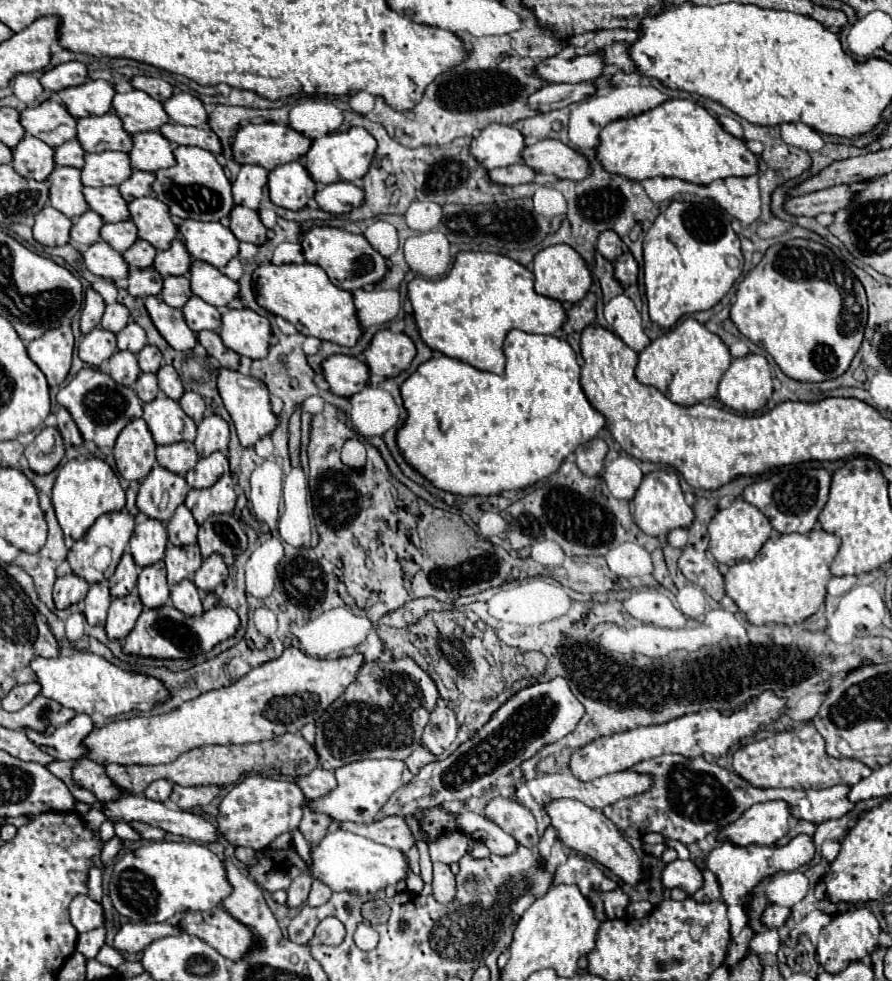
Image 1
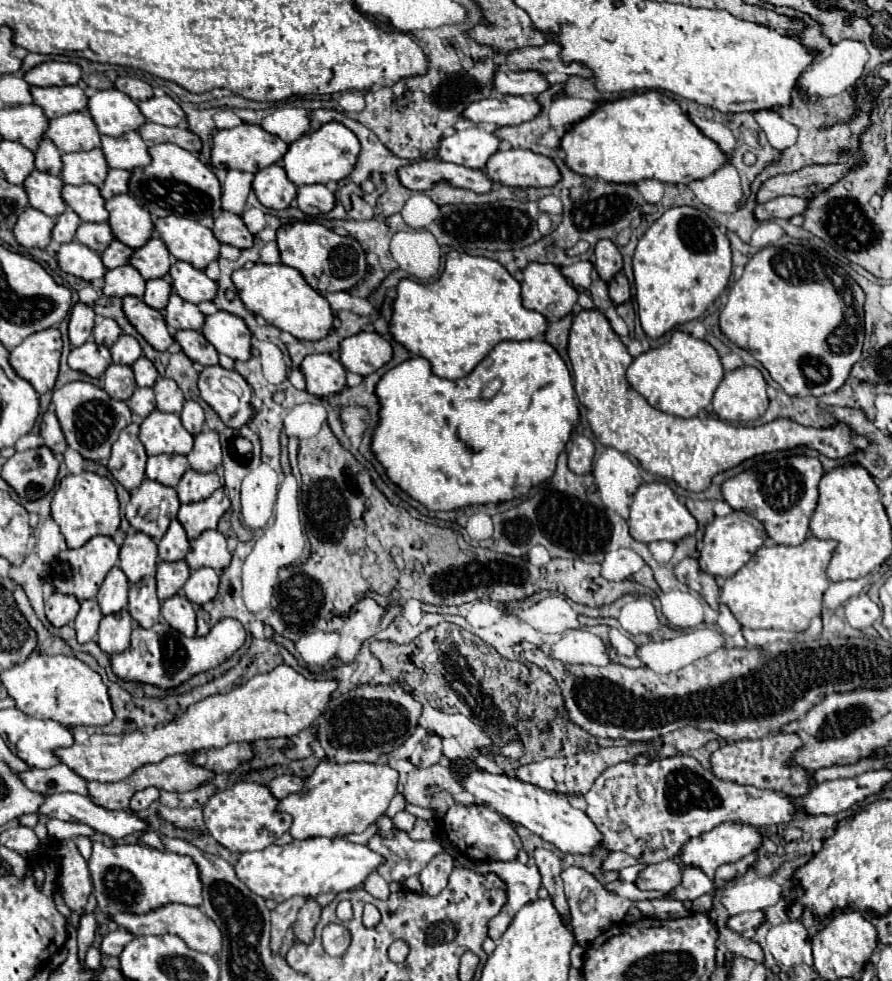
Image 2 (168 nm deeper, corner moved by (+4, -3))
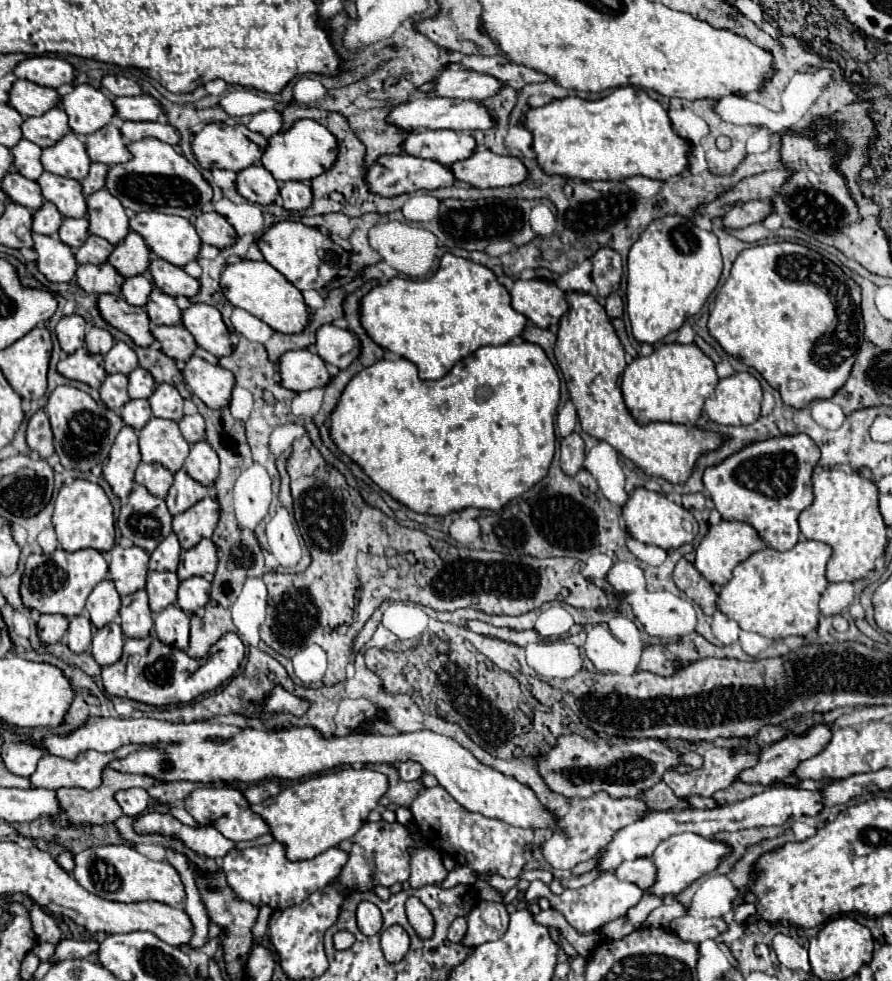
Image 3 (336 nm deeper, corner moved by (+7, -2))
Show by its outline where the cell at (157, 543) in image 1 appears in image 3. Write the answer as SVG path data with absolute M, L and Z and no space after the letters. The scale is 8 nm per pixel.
M114 545L110 551L110 575L120 595L144 589L150 553L142 547Z

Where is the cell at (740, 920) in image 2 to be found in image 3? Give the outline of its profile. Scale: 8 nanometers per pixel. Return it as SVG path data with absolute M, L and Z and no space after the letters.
M684 915L684 917L674 919L670 923L670 929L680 939L702 943L704 939L716 939L720 933L724 933L728 929L728 923L724 919L702 919L702 917Z

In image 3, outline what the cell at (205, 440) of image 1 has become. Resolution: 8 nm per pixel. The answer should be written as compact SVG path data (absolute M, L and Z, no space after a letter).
M196 441L184 461L186 473L202 485L212 485L218 477L218 455L208 441Z

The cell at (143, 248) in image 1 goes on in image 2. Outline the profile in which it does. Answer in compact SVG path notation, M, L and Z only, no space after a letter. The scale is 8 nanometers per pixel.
M113 240L109 244L109 248L105 248L105 252L101 254L101 260L105 264L105 268L117 268L117 266L125 266L129 262L129 256L131 256L131 248L121 244L119 240Z

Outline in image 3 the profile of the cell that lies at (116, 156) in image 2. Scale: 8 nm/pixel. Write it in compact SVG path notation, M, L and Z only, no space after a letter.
M112 123L88 135L86 149L92 161L106 163L106 165L128 163L132 159L132 153L128 151L128 141L124 139L122 131Z

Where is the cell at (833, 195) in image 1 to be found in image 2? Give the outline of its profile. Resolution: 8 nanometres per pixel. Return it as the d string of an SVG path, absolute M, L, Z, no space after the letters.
M779 196L765 204L757 204L753 216L759 222L773 220L773 218L791 218L795 214L803 214L807 208L807 200L799 196Z

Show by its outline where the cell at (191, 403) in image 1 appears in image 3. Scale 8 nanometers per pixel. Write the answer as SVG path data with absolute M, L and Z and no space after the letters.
M200 413L184 415L178 425L180 425L180 431L188 443L196 443L196 441L204 439L204 419Z

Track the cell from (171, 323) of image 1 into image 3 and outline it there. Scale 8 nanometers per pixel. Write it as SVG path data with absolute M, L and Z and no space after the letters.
M100 295L98 309L102 317L122 333L130 335L132 341L140 347L150 347L156 339L150 329L150 319L142 307L126 303L122 295Z

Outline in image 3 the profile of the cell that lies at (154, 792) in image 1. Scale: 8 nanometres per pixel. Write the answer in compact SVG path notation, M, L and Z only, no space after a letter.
M124 789L118 791L116 801L126 815L140 815L150 805L150 795L146 789Z

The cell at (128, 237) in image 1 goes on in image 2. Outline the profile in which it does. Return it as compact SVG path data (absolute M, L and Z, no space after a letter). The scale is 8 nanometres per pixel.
M87 222L87 224L81 224L77 228L75 238L77 238L77 242L85 244L93 252L101 254L109 246L109 242L113 240L113 234L111 234L111 228L107 222L99 222L99 224Z

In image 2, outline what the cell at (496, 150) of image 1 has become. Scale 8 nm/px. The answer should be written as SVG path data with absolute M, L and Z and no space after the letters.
M481 126L459 130L439 142L437 156L445 162L461 164L465 168L483 170L487 160L499 150L499 138Z

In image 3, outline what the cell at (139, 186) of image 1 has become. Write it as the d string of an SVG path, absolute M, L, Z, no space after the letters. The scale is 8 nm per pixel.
M92 163L88 177L82 181L84 195L92 195L92 193L96 193L96 191L100 191L100 189L106 187L108 169L110 169L110 167L104 165L104 163Z

